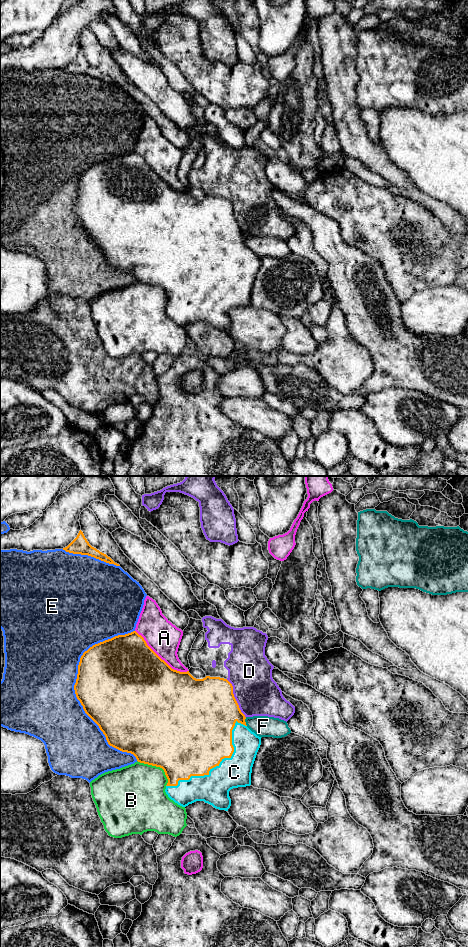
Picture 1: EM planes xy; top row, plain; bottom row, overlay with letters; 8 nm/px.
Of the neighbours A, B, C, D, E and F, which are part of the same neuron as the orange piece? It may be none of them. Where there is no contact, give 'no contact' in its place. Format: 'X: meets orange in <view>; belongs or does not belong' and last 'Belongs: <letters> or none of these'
A: meets orange in xy; does not belong
B: meets orange in xy; does not belong
C: meets orange in xy; belongs
D: meets orange in xy; does not belong
E: meets orange in xy; does not belong
F: meets orange in xy; does not belong
Belongs: C

